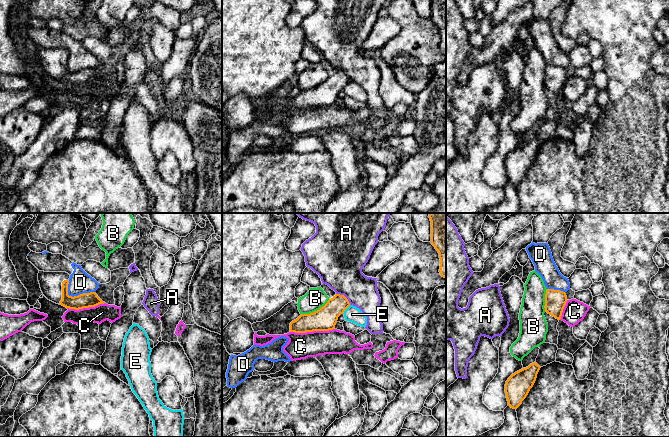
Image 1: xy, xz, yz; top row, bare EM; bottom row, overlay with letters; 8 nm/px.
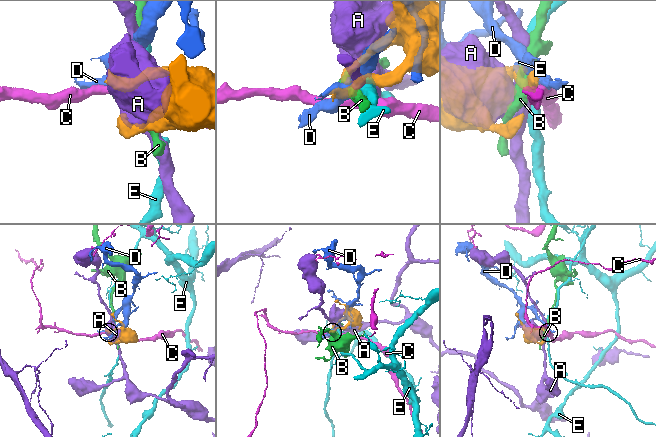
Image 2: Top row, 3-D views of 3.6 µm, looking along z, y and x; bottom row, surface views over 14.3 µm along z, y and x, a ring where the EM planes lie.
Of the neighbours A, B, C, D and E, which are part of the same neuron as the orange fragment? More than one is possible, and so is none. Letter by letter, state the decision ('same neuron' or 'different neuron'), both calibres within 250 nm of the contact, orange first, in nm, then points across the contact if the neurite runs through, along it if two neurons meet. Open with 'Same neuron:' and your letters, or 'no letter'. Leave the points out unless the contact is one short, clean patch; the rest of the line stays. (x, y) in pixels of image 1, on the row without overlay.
Same neuron: no letter
A: different neuron; calibres 190 and 360 nm
B: different neuron; calibres 190 and 170 nm; border xz (329, 75), (318, 85), (301, 90)
C: different neuron; calibres 190 and 200 nm; border xz (334, 104), (318, 107), (290, 108)
D: different neuron; calibres 120 and 180 nm
E: different neuron; calibres 190 and 130 nm; border xz (350, 81), (342, 89)

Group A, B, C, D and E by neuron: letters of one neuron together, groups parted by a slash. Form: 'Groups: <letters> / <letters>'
Groups: A / B / C / D / E

